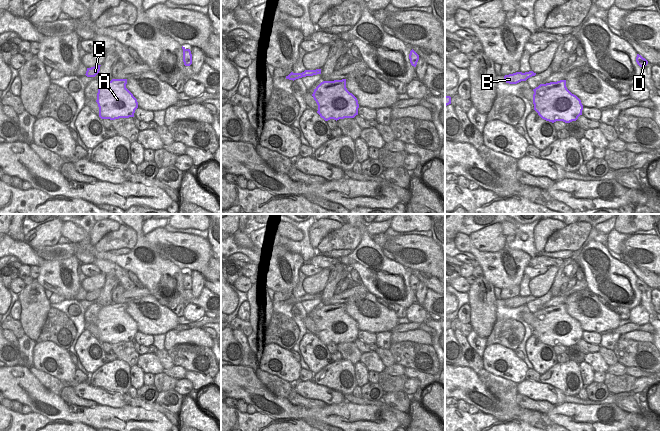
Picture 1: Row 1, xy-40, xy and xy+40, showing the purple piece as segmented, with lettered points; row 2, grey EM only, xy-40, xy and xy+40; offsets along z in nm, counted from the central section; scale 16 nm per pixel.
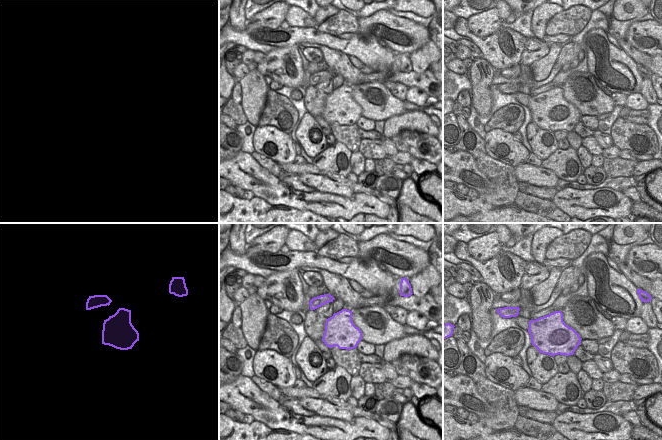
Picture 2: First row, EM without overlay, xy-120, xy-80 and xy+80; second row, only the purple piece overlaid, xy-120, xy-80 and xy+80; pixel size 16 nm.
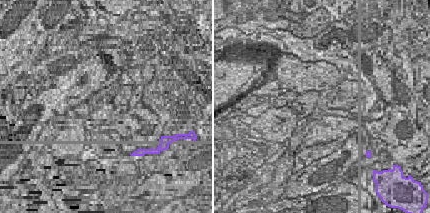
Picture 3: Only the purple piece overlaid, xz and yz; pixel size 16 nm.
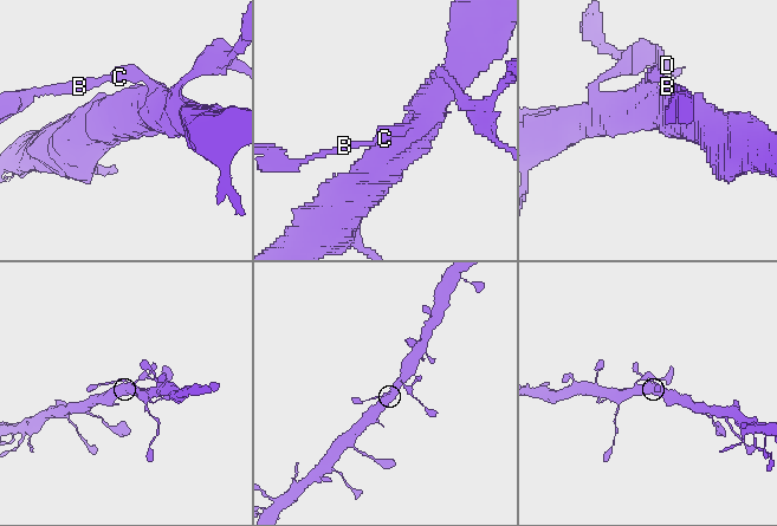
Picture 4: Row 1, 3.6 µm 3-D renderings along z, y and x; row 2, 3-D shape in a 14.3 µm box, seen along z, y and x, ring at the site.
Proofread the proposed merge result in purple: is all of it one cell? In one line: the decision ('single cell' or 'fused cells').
fused cells

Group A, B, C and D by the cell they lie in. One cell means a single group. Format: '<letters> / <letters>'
A C D / B

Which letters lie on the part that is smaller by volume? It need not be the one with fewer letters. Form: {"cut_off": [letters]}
{"cut_off": ["B"]}

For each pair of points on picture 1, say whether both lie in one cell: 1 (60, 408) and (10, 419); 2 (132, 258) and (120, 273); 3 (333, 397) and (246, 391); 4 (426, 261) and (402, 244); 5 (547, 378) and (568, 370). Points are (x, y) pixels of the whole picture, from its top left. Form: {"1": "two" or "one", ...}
{"1": "two", "2": "two", "3": "two", "4": "one", "5": "one"}

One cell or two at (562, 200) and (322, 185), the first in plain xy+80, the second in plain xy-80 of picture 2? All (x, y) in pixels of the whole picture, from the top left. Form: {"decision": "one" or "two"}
{"decision": "two"}

